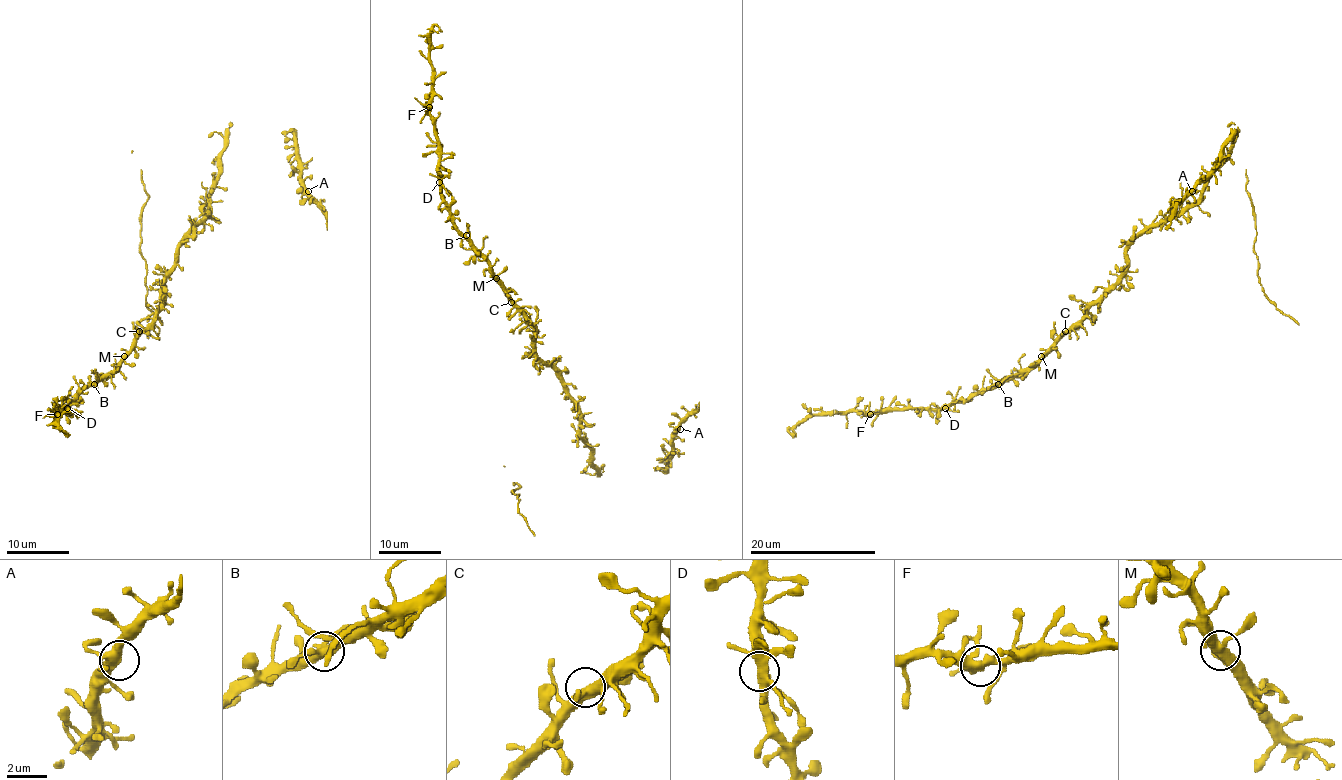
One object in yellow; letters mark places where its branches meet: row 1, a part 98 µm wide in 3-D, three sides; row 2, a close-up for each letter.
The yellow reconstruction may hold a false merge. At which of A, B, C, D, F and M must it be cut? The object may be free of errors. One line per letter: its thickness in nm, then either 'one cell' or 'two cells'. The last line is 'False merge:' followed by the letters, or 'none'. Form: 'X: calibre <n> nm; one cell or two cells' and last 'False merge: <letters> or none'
A: calibre 400 nm; one cell
B: calibre 400 nm; one cell
C: calibre 420 nm; one cell
D: calibre 400 nm; one cell
F: calibre 400 nm; one cell
M: calibre 400 nm; one cell
False merge: none

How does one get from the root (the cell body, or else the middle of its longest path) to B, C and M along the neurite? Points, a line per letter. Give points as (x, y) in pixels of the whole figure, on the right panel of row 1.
B: (1118, 279), (1036, 361), (998, 384)
C: (1118, 279), (1080, 320), (1065, 331)
M: (1118, 279), (1041, 356)

